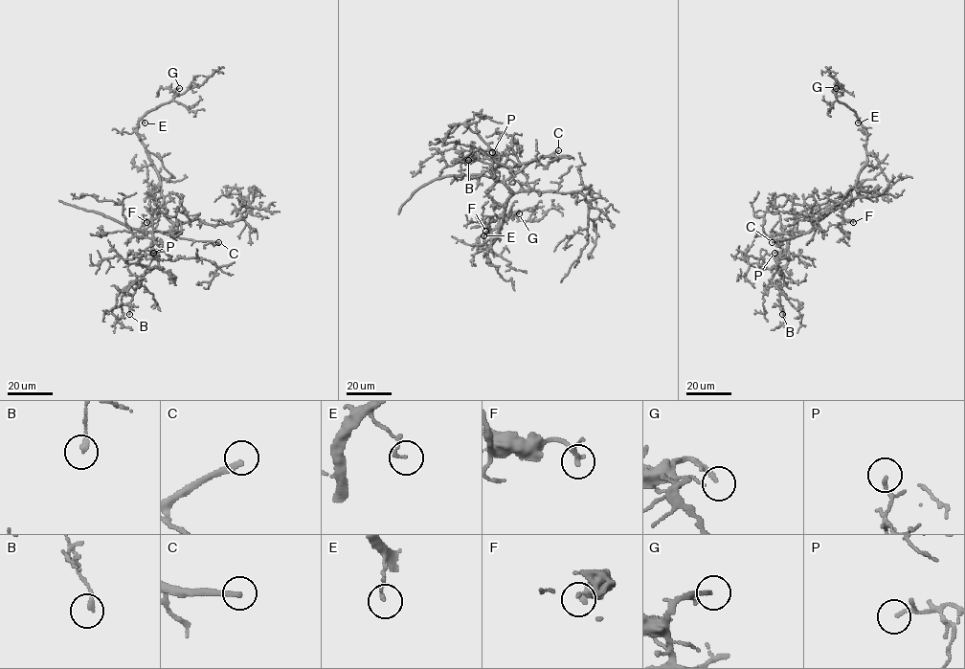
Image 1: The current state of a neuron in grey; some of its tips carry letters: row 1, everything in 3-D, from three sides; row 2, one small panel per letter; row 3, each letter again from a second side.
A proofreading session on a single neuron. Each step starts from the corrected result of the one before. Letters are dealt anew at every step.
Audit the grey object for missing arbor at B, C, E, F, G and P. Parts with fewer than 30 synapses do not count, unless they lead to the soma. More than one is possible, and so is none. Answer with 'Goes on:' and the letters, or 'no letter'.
Goes on: C, G

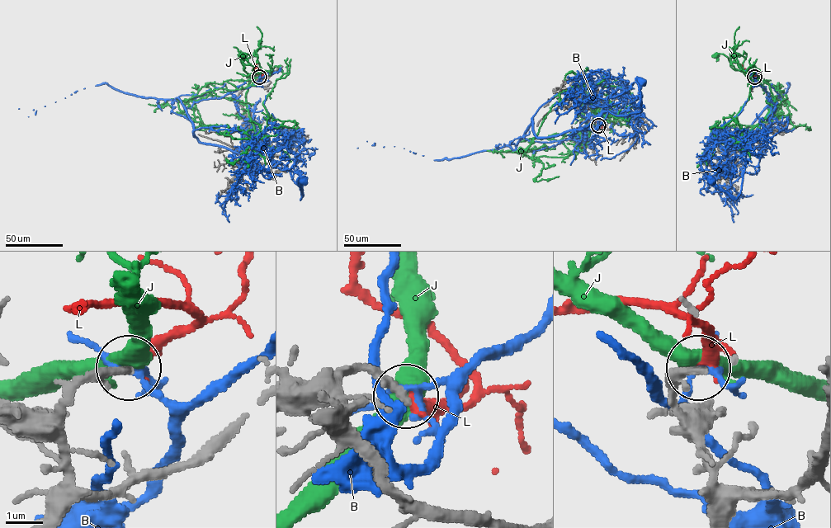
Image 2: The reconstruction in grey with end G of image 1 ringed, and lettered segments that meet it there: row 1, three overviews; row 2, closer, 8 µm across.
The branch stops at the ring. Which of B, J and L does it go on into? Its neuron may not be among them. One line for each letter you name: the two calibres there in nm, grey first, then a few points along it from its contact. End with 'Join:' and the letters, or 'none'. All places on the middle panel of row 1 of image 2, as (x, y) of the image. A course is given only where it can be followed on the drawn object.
L: Thickness 200 nm (grey) against 280 nm. Its course: (598, 125), (595, 111)
Join: L

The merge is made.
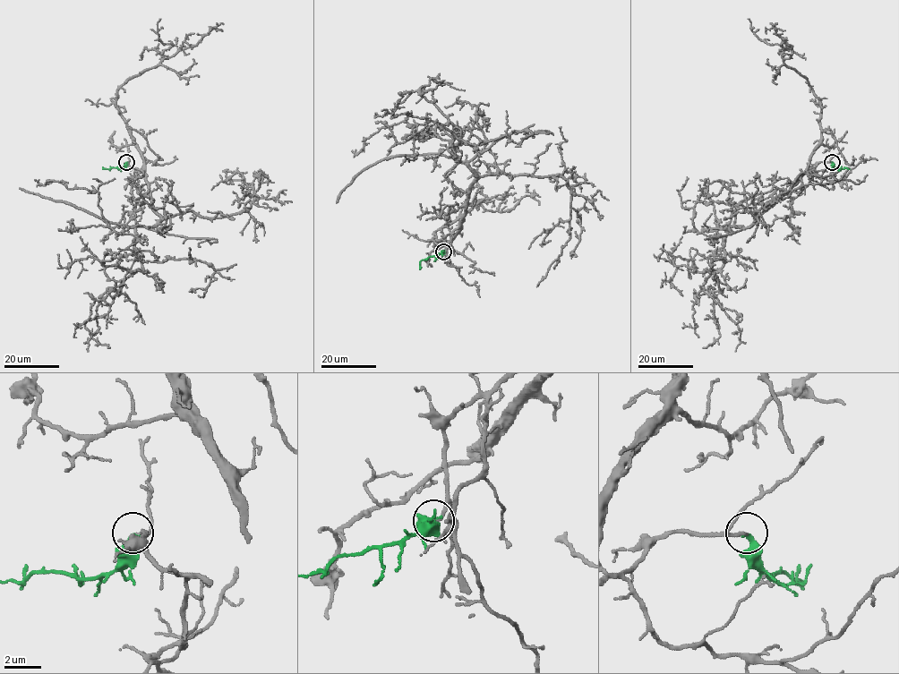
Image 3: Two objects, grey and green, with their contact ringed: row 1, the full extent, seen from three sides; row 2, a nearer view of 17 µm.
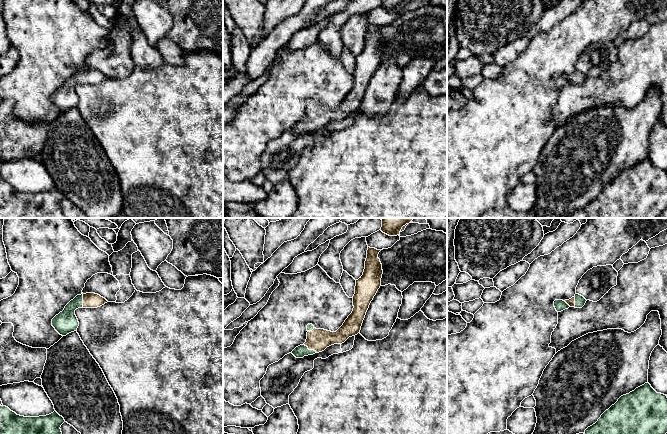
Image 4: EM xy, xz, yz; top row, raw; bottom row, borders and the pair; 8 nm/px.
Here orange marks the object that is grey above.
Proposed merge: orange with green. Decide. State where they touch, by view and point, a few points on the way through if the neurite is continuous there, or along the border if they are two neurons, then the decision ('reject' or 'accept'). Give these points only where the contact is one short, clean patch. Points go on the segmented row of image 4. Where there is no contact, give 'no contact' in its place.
xz (310, 349) | accept

